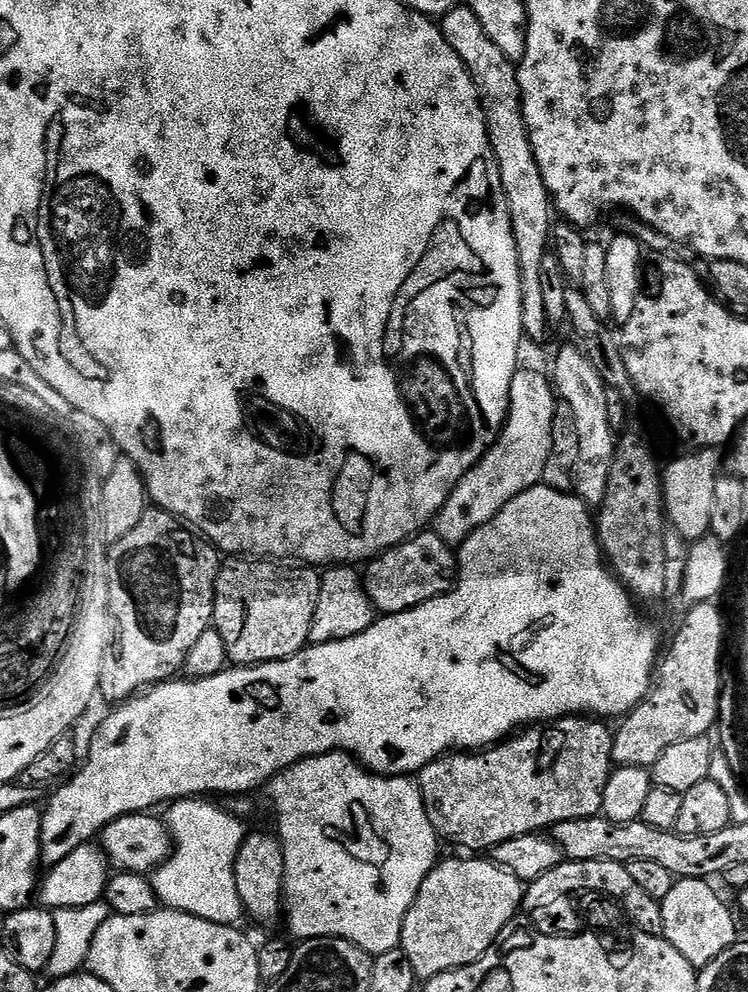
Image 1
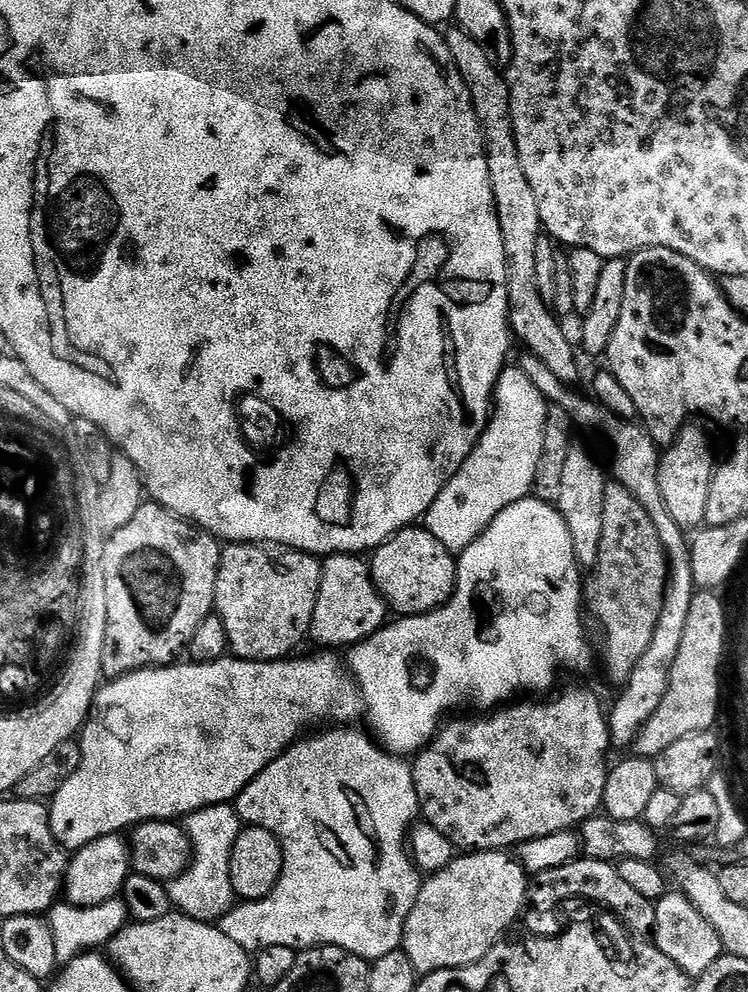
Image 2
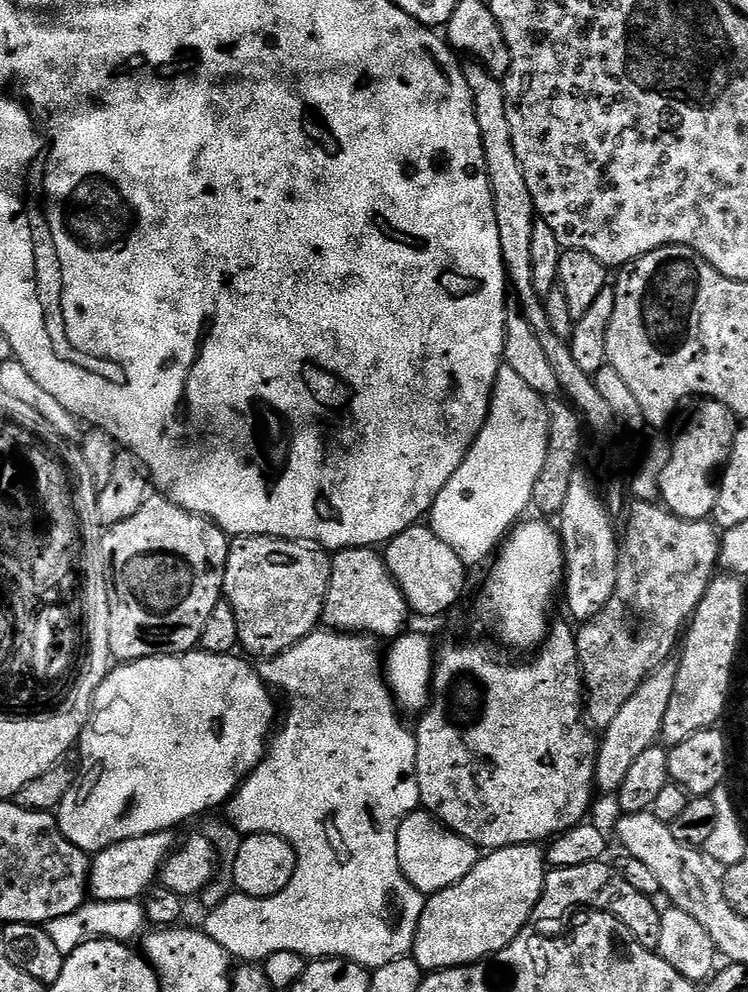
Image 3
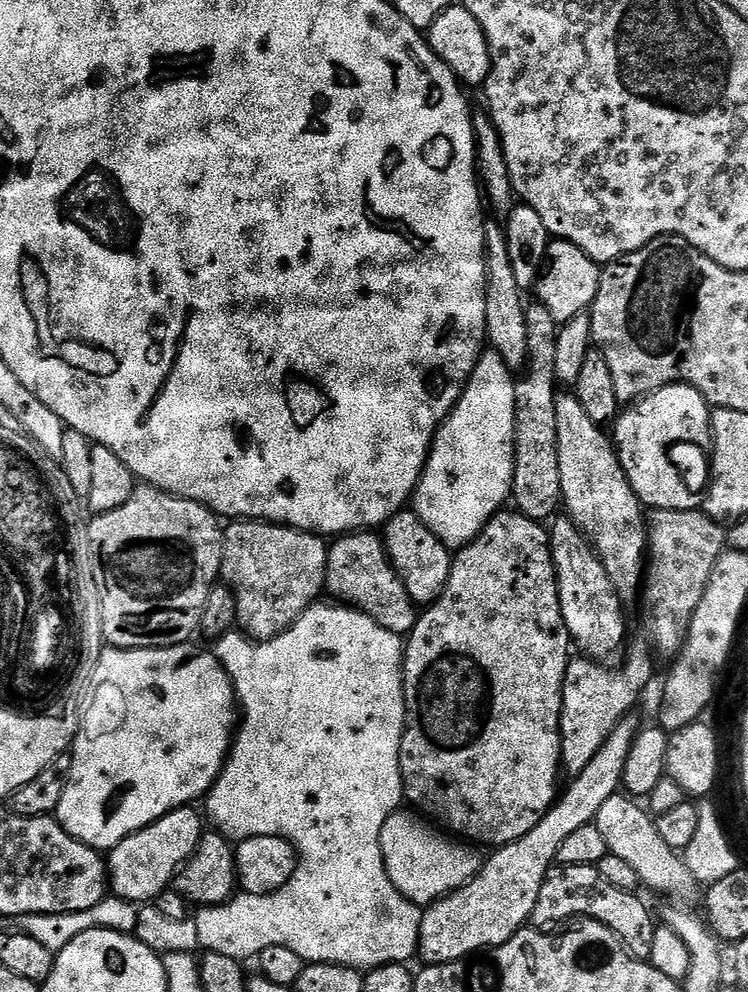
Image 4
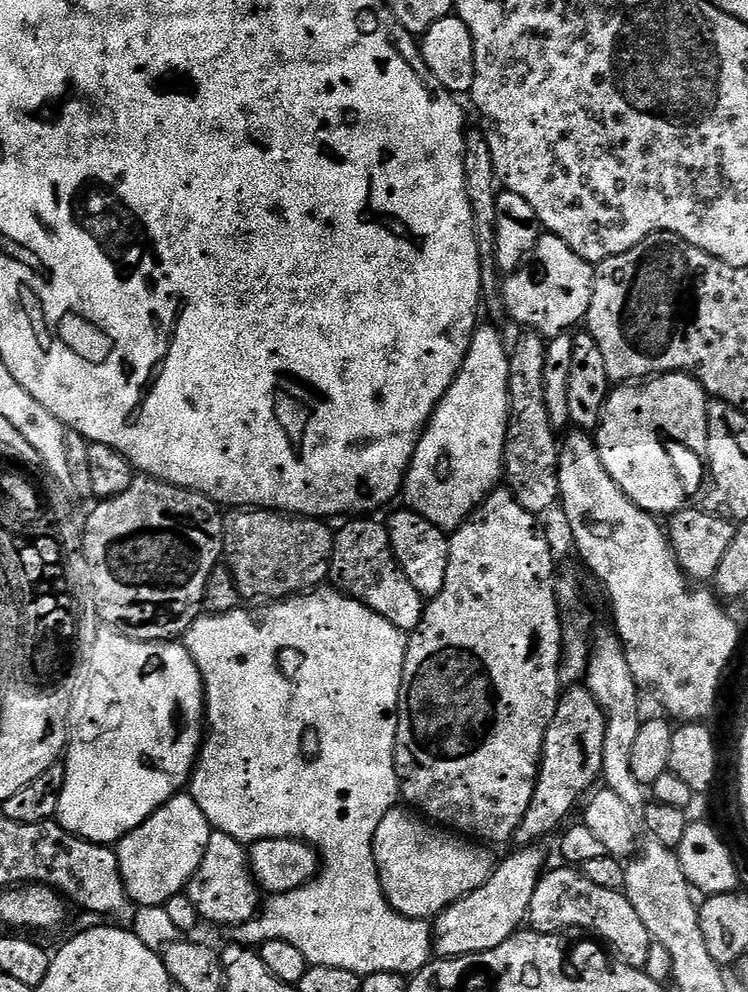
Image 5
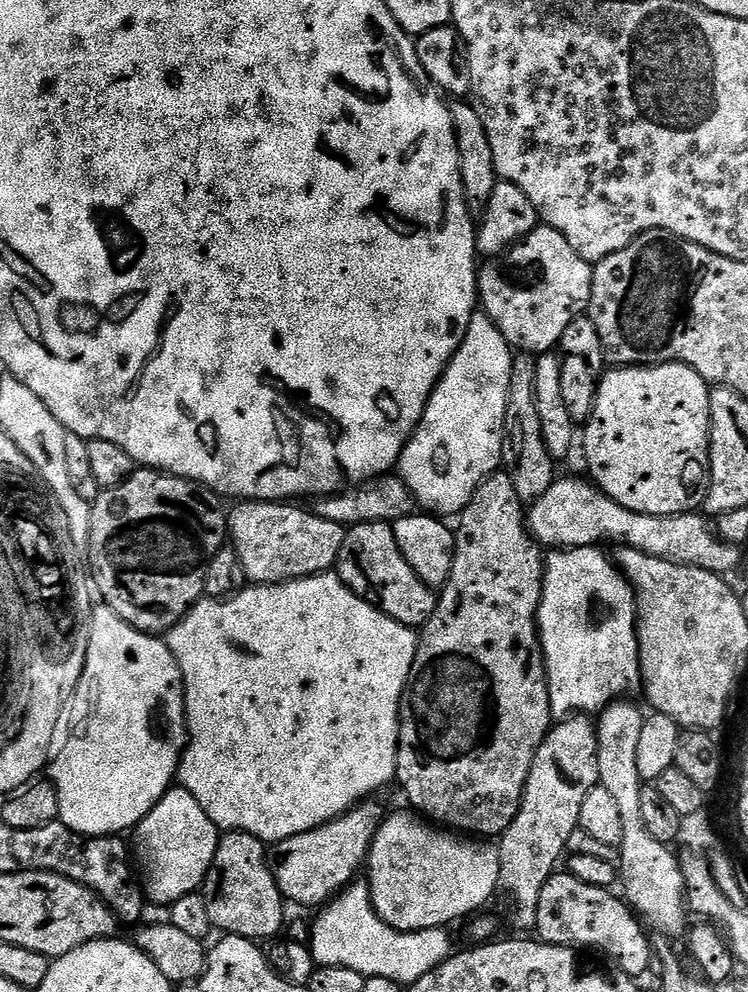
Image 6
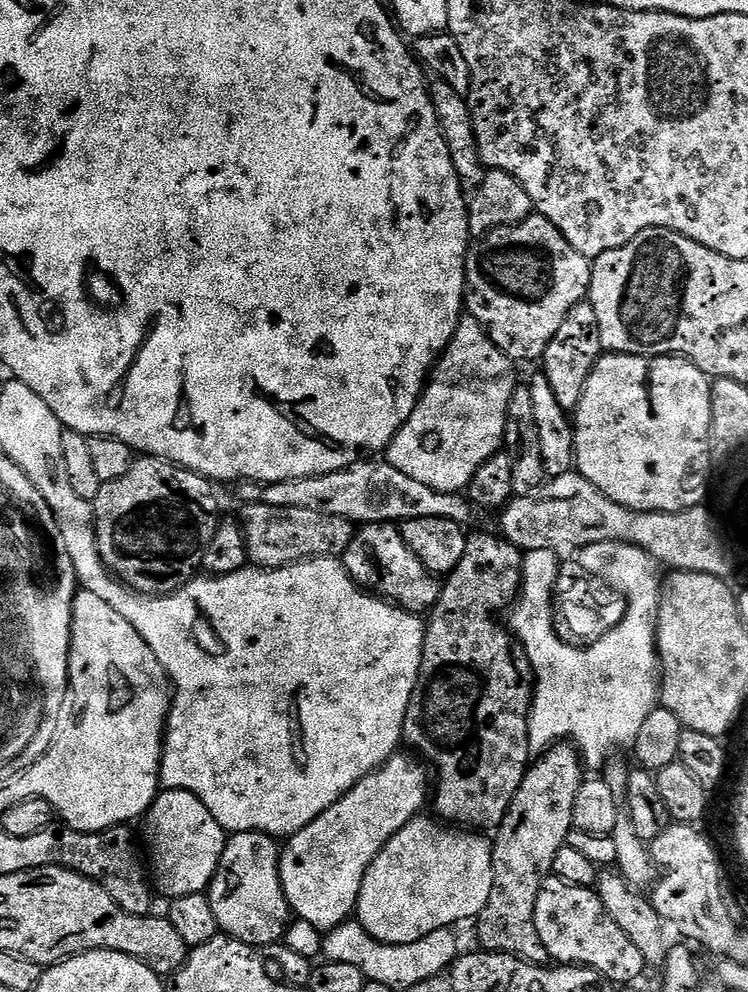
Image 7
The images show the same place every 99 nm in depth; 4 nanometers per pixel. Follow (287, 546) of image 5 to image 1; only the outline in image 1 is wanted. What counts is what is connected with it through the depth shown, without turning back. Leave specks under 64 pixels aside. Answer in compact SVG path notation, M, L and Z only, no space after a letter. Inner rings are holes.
M228 558L220 565L212 623L222 634L233 665L269 664L309 647L321 573L312 566L279 568L276 564L260 558Z

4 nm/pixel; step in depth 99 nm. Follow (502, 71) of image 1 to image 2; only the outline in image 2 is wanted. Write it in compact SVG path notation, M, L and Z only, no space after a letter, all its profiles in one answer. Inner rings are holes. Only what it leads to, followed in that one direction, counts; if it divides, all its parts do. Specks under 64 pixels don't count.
M458 26L447 29L446 39L448 49L466 82L466 86L472 95L472 105L476 111L476 117L480 119L480 128L484 131L484 150L488 153L488 165L490 166L490 186L494 190L494 202L498 214L498 226L502 226L502 242L506 246L506 266L508 267L508 327L511 335L516 336L525 344L527 351L533 356L542 358L543 364L554 373L562 383L569 386L575 385L575 380L580 376L580 364L576 361L577 345L564 333L561 321L555 311L544 301L538 290L538 242L542 239L544 223L538 214L538 198L534 198L534 190L530 190L530 182L526 182L526 173L522 170L522 161L518 159L518 142L514 134L514 122L510 110L510 90L508 81L502 75L501 69L486 54L486 50Z

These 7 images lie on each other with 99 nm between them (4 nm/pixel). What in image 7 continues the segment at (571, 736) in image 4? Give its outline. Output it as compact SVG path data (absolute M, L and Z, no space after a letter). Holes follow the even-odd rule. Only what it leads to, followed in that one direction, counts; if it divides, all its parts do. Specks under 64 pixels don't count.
M557 742L539 757L540 760L529 767L522 778L522 786L518 786L518 794L510 802L499 828L495 829L492 840L492 857L494 858L494 886L490 890L490 902L481 910L474 921L476 936L480 939L479 947L485 952L505 952L526 960L529 964L549 963L546 946L542 946L542 938L538 938L538 926L534 926L534 902L538 902L538 890L542 890L542 882L552 875L554 854L562 850L568 843L568 836L573 832L574 798L578 798L578 790L586 779L586 769L581 761L580 753L568 742Z

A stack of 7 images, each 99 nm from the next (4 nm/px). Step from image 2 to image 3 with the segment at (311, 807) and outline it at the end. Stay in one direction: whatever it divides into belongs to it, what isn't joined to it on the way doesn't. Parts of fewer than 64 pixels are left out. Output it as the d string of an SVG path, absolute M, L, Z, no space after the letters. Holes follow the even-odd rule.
M313 630L307 636L297 640L295 644L277 652L275 656L267 657L264 665L259 665L260 677L264 679L269 689L277 693L288 695L288 713L284 716L284 725L275 729L264 756L257 761L255 767L241 780L239 787L226 801L228 808L227 823L235 828L237 833L251 834L265 832L282 838L294 850L296 855L296 869L290 882L278 894L256 900L252 896L243 897L241 904L225 902L207 909L202 930L222 950L226 950L229 957L236 962L263 962L270 954L278 954L278 950L290 950L294 954L302 954L305 958L323 958L326 956L342 956L345 960L360 964L369 970L378 966L386 966L386 962L394 962L394 958L409 955L412 943L418 930L418 922L422 918L425 893L410 886L408 879L402 874L396 858L396 827L405 816L420 808L420 795L416 785L416 737L406 725L400 721L401 713L392 698L391 691L382 673L382 656L376 653L371 639L363 634L353 634L339 630Z

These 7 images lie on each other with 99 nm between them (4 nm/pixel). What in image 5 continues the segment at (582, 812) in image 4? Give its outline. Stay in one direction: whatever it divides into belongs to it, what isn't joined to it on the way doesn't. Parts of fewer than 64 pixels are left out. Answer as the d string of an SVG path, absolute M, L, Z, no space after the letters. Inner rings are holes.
M520 846L513 856L501 859L495 872L478 890L454 902L446 911L441 912L434 920L434 952L437 957L469 956L486 950L494 950L494 946L502 946L514 933L521 931L528 919L530 900L534 898L534 890L541 876L546 871L544 852L540 846Z

